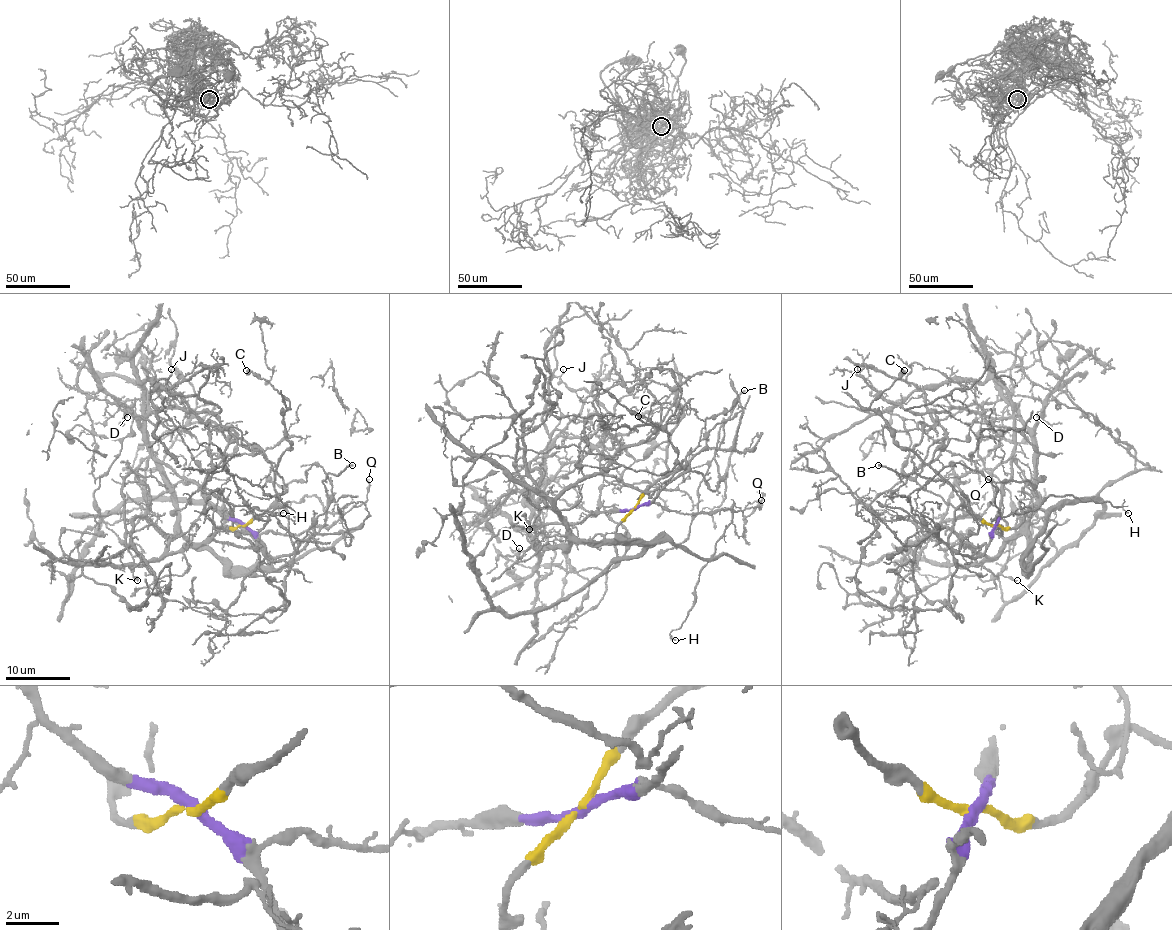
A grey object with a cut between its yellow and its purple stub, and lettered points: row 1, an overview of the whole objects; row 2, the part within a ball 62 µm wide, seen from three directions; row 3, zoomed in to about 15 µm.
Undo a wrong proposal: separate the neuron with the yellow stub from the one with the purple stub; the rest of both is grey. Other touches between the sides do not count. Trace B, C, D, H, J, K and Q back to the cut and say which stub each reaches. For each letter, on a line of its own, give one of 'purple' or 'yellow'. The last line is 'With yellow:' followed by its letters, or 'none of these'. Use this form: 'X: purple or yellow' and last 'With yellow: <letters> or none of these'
B: purple
C: yellow
D: purple
H: purple
J: yellow
K: yellow
Q: purple
With yellow: C, J, K

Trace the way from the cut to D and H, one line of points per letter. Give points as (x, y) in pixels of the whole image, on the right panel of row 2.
D: (996, 524), (1001, 487), (1011, 477), (1011, 456), (1014, 453), (1011, 396), (1038, 399), (1043, 407), (1037, 417)
H: (996, 524), (990, 533), (1001, 534), (998, 526), (1001, 518), (1035, 510), (1050, 495), (1110, 502), (1128, 513)

